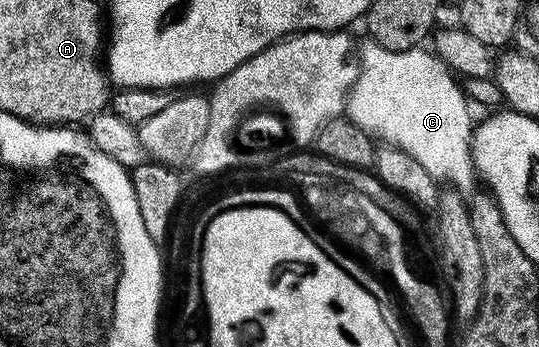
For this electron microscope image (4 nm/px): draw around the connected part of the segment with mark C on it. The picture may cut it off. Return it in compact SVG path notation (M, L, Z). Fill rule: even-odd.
M366 42L363 48L361 45L356 56L358 76L347 95L344 112L353 127L355 124L374 136L383 136L383 141L416 158L434 180L446 180L466 194L476 186L470 155L471 105L463 85L457 84L455 73L433 51L424 49L419 46L407 52L393 52L373 42Z

